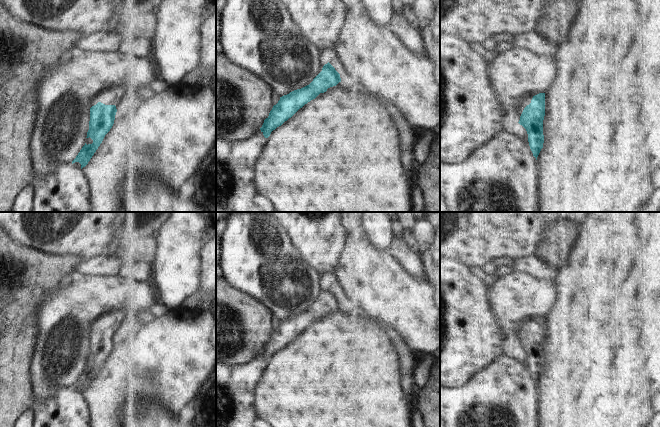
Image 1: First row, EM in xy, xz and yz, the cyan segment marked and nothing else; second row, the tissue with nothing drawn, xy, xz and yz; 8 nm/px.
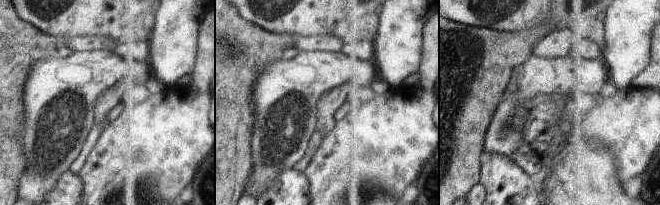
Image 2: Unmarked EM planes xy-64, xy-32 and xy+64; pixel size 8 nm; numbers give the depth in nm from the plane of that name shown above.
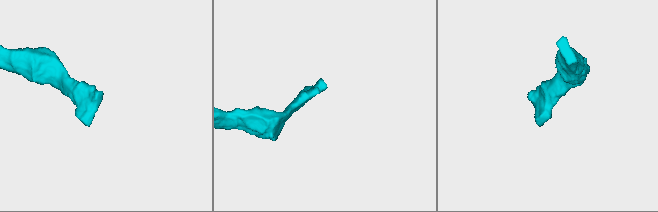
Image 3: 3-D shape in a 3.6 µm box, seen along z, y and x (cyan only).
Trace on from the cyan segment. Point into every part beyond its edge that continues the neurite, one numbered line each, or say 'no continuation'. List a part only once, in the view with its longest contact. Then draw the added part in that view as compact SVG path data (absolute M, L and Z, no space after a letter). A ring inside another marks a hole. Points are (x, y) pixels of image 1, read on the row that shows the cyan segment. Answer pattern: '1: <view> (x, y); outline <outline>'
1: xy (116, 96); outline M115 87L107 91L103 91L99 96L99 102L105 105L115 105L116 107L124 105L130 100L130 97L123 87Z

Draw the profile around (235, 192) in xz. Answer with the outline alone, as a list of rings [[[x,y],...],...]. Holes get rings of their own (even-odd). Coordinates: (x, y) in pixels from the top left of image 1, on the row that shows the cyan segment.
[[[261,130],[244,141],[229,143],[216,140],[216,212],[275,212],[272,203],[254,186],[254,165],[266,141]]]

